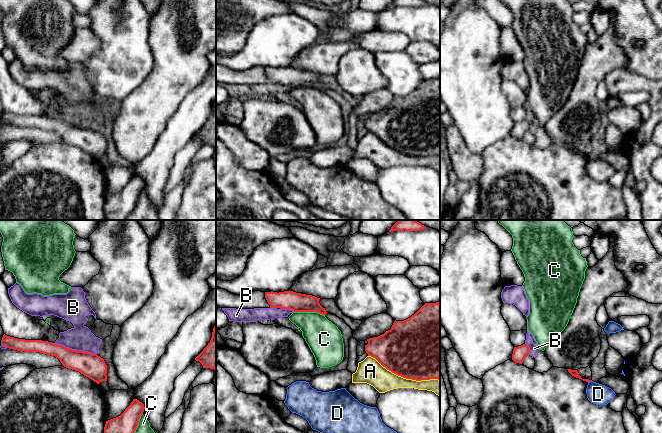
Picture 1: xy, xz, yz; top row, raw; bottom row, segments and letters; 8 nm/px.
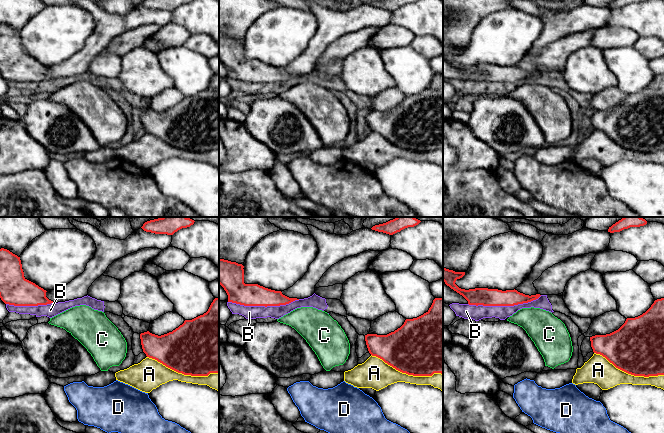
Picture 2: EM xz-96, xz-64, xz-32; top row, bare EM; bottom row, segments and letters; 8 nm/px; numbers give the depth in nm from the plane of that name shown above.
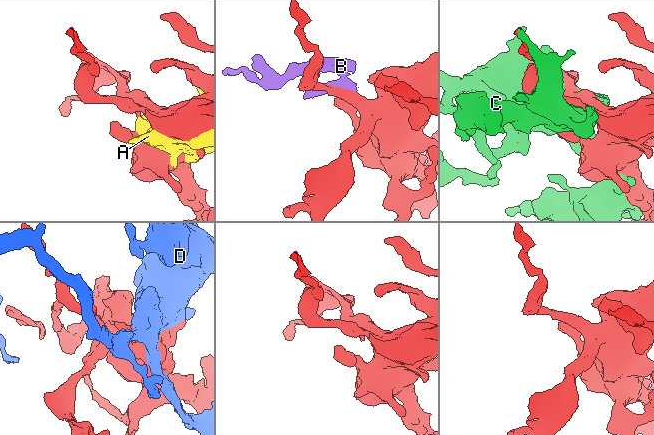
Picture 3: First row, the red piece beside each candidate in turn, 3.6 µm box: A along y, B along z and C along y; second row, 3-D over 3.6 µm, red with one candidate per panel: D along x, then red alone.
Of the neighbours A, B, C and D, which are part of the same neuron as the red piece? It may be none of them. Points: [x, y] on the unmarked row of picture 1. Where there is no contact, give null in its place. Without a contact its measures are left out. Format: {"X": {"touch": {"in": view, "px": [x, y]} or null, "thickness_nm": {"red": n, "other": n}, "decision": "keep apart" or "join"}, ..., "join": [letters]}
{"A": {"touch": {"in": "xz", "px": [404, 153]}, "thickness_nm": {"red": 480, "other": 190}, "decision": "keep apart"}, "B": {"touch": {"in": "xy", "px": [75, 126]}, "thickness_nm": {"red": 190, "other": 200}, "decision": "join"}, "C": {"touch": {"in": "xz", "px": [309, 87]}, "thickness_nm": {"red": 160, "other": 280}, "decision": "keep apart"}, "D": {"touch": {"in": "yz", "px": [589, 157]}, "thickness_nm": {"red": 50, "other": 170}, "decision": "keep apart"}, "join": ["B"]}

